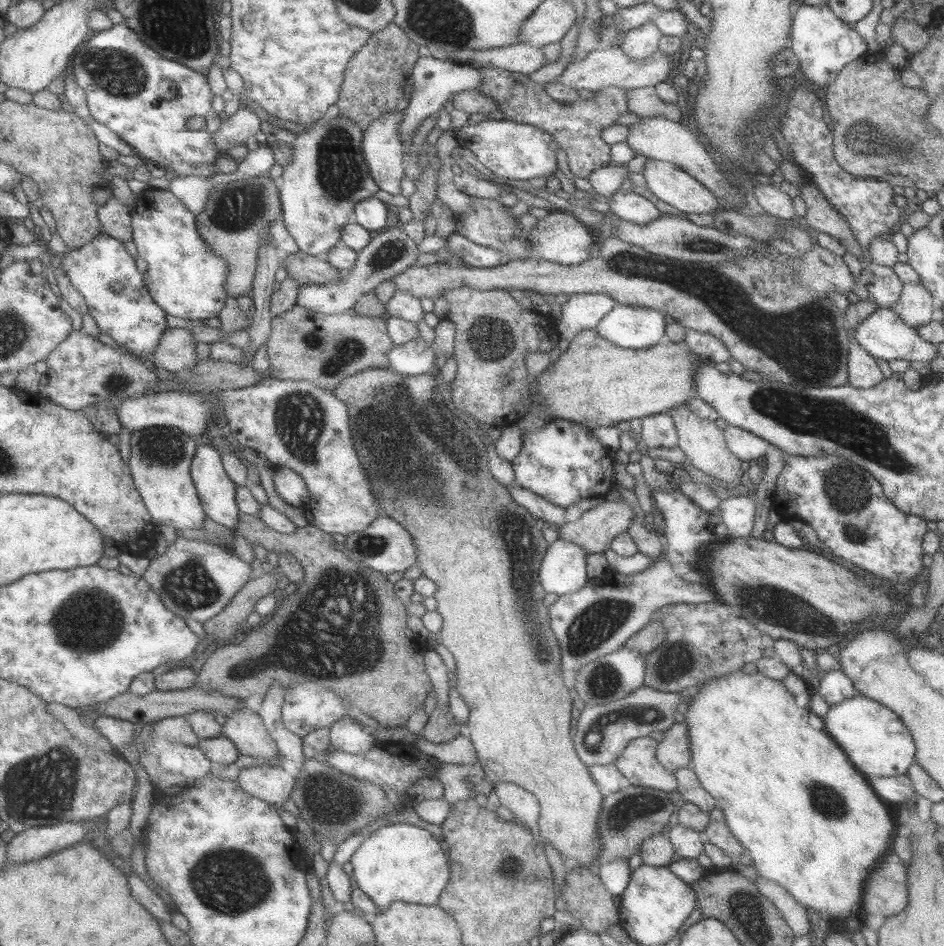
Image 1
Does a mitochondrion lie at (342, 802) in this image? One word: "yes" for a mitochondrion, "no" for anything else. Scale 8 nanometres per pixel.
yes

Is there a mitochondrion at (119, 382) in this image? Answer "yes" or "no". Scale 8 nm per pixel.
yes

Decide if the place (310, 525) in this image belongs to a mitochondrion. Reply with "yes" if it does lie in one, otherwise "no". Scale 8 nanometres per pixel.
no

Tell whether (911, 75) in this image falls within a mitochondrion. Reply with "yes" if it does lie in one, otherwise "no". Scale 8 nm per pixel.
no

